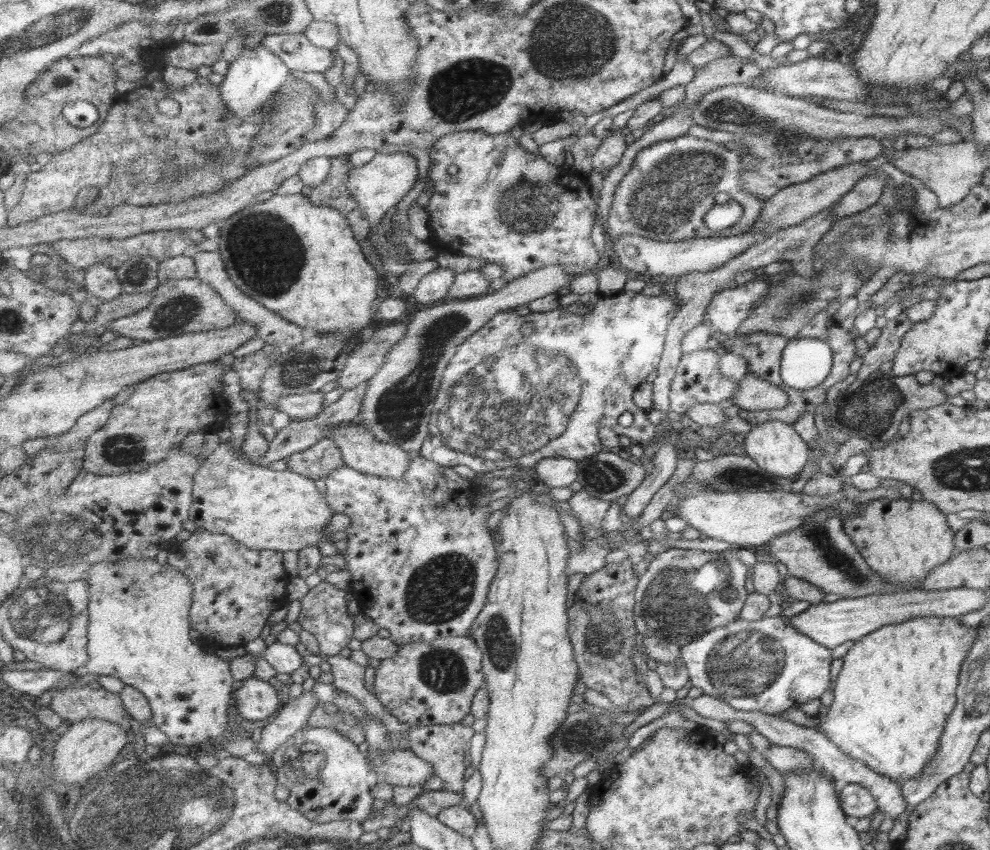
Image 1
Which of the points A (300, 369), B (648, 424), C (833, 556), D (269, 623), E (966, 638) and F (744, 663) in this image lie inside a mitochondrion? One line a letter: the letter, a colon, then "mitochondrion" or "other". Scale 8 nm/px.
A: mitochondrion
B: other
C: mitochondrion
D: other
E: mitochondrion
F: mitochondrion

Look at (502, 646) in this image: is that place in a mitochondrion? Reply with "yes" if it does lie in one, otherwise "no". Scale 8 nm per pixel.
yes

